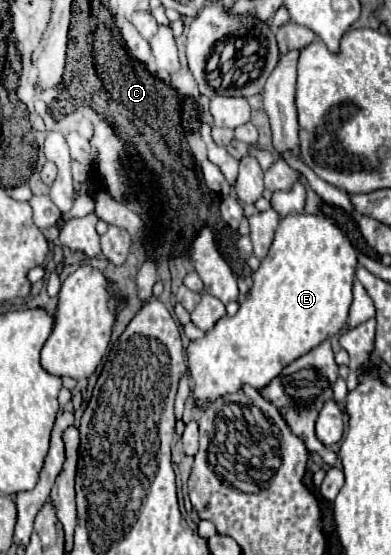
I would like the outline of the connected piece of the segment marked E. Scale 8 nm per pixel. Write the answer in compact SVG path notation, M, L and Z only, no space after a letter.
M287 214L275 230L269 254L253 274L253 288L249 298L239 306L239 312L233 318L223 316L201 340L191 342L187 348L187 362L195 382L193 392L197 402L207 404L223 394L237 392L243 384L257 390L265 388L287 364L307 354L323 340L333 338L347 324L357 266L357 252L335 220L315 214Z

